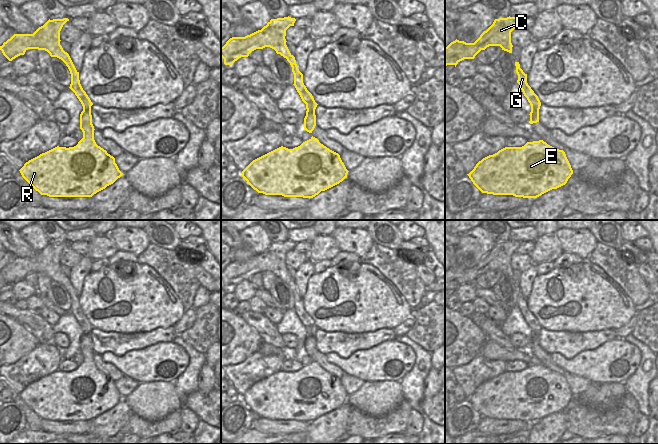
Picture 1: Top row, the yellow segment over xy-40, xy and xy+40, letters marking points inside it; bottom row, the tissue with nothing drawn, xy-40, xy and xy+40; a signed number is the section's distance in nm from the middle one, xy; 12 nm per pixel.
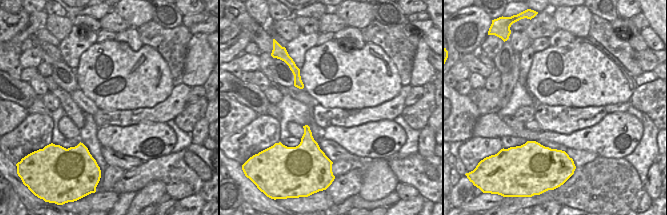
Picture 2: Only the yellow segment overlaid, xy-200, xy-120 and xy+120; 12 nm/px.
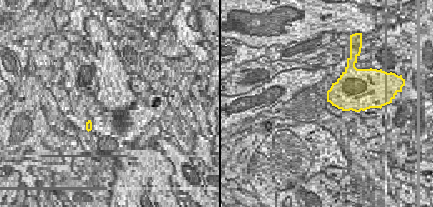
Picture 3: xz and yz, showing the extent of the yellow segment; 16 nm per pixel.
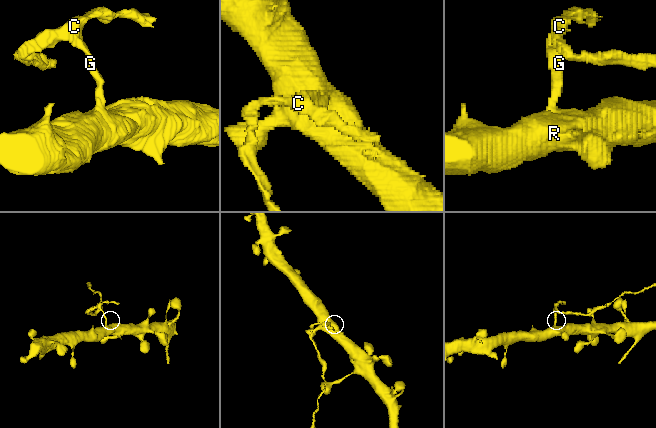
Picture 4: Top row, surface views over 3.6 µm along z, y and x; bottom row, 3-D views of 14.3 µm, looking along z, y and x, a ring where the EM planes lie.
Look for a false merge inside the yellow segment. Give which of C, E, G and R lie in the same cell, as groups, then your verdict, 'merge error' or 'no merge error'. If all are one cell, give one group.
C G / E R | merge error

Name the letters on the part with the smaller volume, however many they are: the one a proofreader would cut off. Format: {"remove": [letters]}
{"remove": ["C", "G"]}

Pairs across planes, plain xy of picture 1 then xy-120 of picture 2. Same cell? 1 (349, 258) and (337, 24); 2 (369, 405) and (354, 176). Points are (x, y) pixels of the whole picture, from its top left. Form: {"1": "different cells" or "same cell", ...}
{"1": "different cells", "2": "different cells"}

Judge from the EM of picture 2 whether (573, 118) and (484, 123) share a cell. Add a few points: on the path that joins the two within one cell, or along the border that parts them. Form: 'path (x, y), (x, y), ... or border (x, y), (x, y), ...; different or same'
border (541, 129), (564, 134); different

